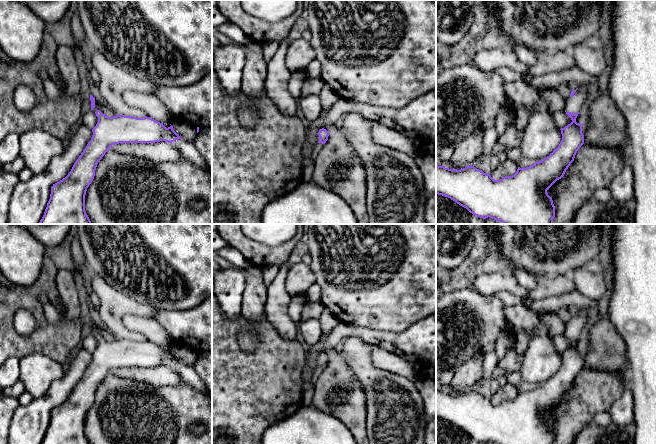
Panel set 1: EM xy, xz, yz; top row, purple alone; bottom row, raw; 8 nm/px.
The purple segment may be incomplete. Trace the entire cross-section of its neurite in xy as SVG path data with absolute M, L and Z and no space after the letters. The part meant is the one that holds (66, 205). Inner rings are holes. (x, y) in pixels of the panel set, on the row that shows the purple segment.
M90 95L91 110L98 117L93 135L68 175L53 184L50 199L39 224L91 224L85 211L87 188L98 162L112 145L119 143L172 143L182 139L173 126L166 128L151 117L125 115L108 117L98 109L99 101Z

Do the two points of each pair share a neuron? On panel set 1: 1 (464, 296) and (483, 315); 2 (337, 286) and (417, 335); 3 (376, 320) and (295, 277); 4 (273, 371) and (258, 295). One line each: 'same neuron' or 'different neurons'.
1: same neuron
2: different neurons
3: different neurons
4: different neurons

